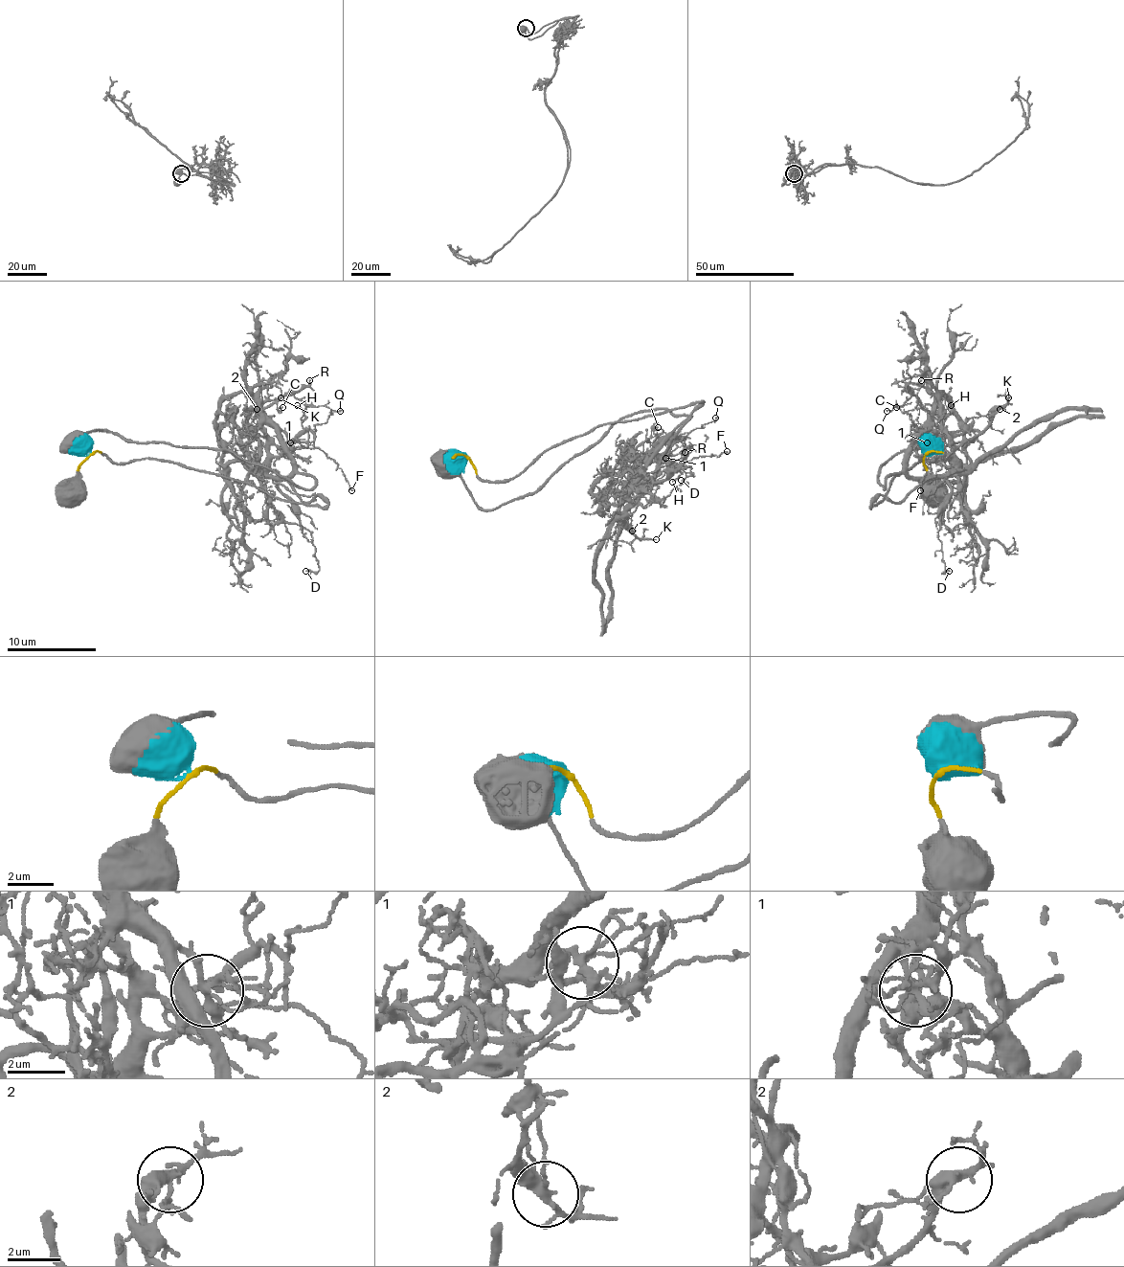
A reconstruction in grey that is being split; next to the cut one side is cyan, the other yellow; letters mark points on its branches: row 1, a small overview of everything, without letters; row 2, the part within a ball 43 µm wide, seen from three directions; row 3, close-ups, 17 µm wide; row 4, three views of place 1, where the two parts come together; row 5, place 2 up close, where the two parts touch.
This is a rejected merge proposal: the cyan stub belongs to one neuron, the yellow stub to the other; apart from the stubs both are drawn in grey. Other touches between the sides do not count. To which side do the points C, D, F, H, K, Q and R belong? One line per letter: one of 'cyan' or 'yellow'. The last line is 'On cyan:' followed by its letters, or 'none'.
C: cyan
D: yellow
F: cyan
H: yellow
K: yellow
Q: cyan
R: cyan
On cyan: C, F, Q, R

